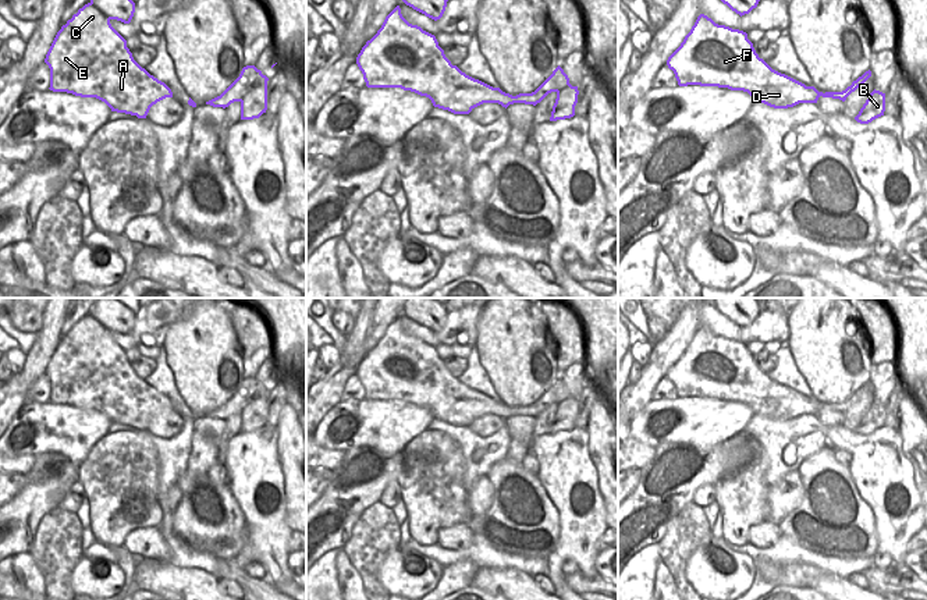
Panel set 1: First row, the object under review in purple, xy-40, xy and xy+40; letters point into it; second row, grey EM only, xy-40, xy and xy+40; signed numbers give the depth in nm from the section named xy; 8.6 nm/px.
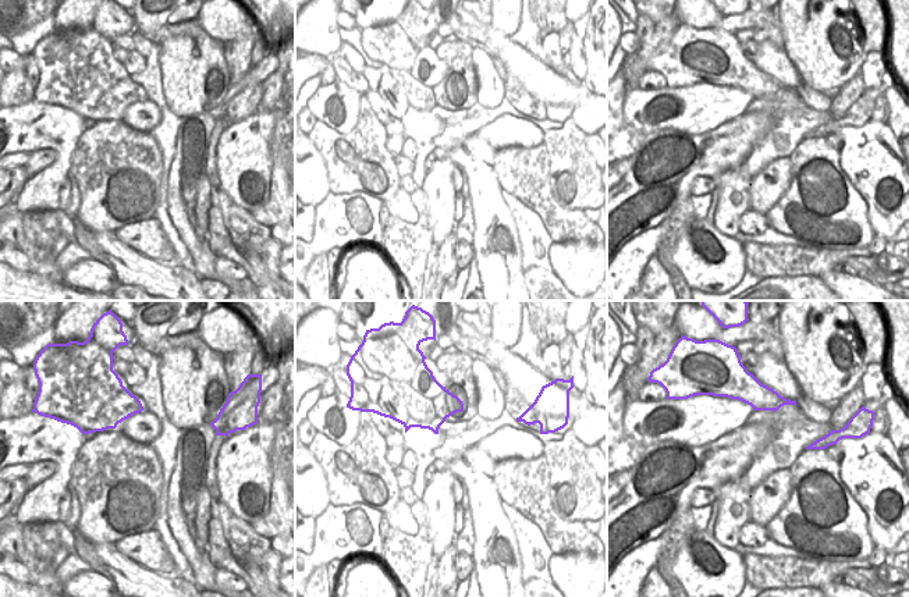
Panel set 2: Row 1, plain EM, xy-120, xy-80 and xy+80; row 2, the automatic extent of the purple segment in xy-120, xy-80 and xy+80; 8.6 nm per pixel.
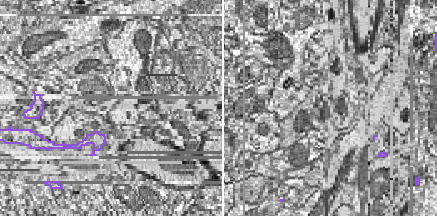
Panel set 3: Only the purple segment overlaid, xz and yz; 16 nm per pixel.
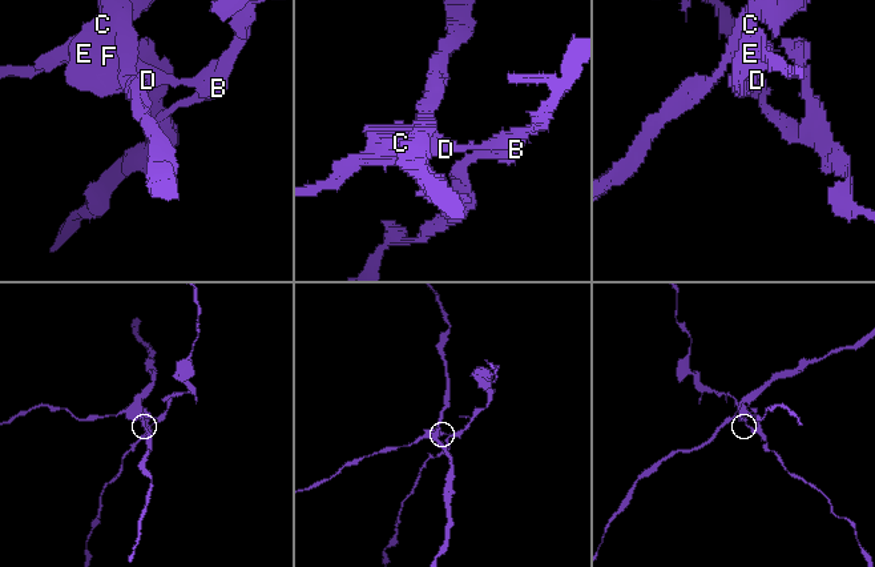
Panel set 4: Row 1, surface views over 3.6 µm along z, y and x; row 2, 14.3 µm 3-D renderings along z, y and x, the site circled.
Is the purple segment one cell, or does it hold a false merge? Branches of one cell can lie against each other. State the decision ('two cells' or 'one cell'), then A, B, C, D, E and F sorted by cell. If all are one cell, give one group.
two cells; groups A C D E F / B

